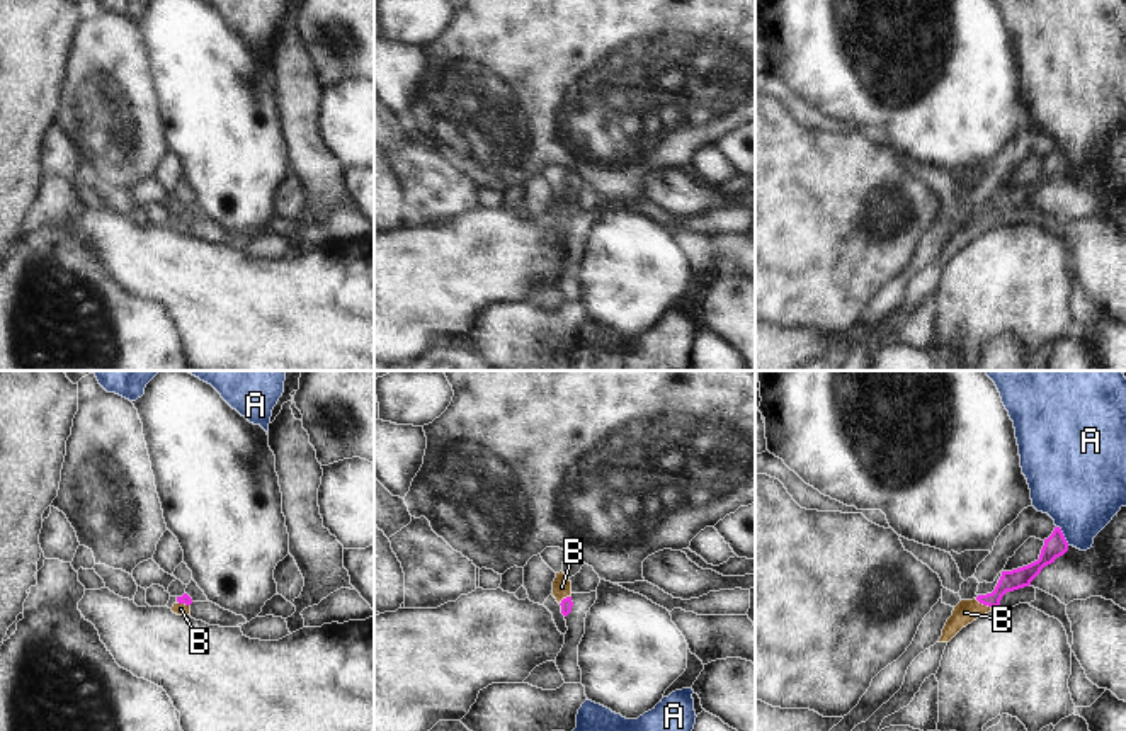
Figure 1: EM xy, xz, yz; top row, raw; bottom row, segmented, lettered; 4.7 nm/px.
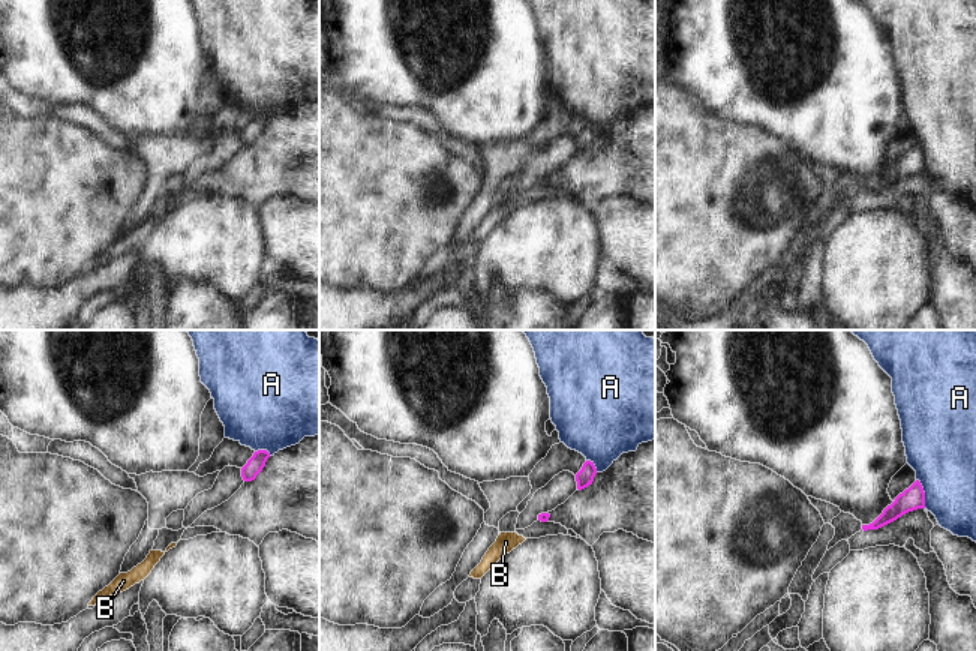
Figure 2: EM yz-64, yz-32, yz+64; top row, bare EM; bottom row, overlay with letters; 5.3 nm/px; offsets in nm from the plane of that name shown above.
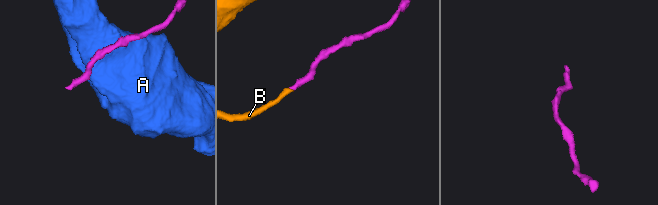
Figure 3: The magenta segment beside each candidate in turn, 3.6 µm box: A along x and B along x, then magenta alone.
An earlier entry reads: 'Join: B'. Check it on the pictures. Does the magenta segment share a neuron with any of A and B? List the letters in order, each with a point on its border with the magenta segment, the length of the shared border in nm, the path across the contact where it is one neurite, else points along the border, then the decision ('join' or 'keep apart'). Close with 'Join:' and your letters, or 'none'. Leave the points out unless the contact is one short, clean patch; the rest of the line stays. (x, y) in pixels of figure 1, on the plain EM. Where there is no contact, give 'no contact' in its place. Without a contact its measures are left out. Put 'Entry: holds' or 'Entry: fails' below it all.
A: yz (1063, 155) | 110 nm | keep apart
B: yz (983, 223) | 100 nm | across yz (1017, 198), (1011, 199), (983, 223), (965, 232) | join
Join: B
Entry: holds

